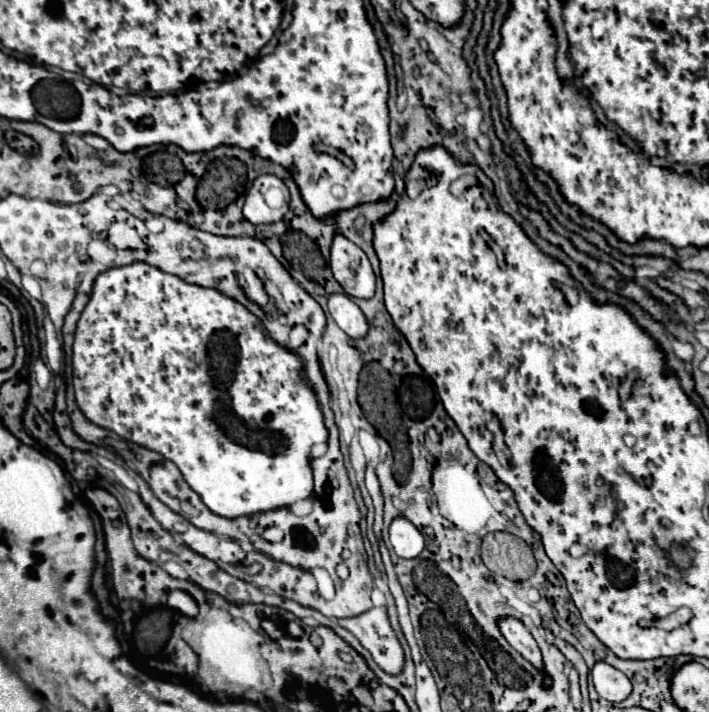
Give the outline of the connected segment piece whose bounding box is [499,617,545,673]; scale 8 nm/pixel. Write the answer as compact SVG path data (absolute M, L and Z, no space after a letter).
M513 617L499 619L499 629L501 629L503 637L509 641L509 645L511 645L513 649L517 649L539 673L545 671L545 669L543 669L541 651L539 651L535 639L531 637L529 629L527 629L521 621L517 621L517 619L513 619Z

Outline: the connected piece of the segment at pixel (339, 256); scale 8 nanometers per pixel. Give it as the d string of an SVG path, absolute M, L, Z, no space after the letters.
M341 233L333 235L329 267L347 295L361 299L374 296L375 273L367 255Z

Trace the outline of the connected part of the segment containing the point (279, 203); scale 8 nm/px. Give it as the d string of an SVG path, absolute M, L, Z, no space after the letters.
M261 175L253 181L243 203L243 217L253 225L281 221L289 209L289 191L275 175Z

